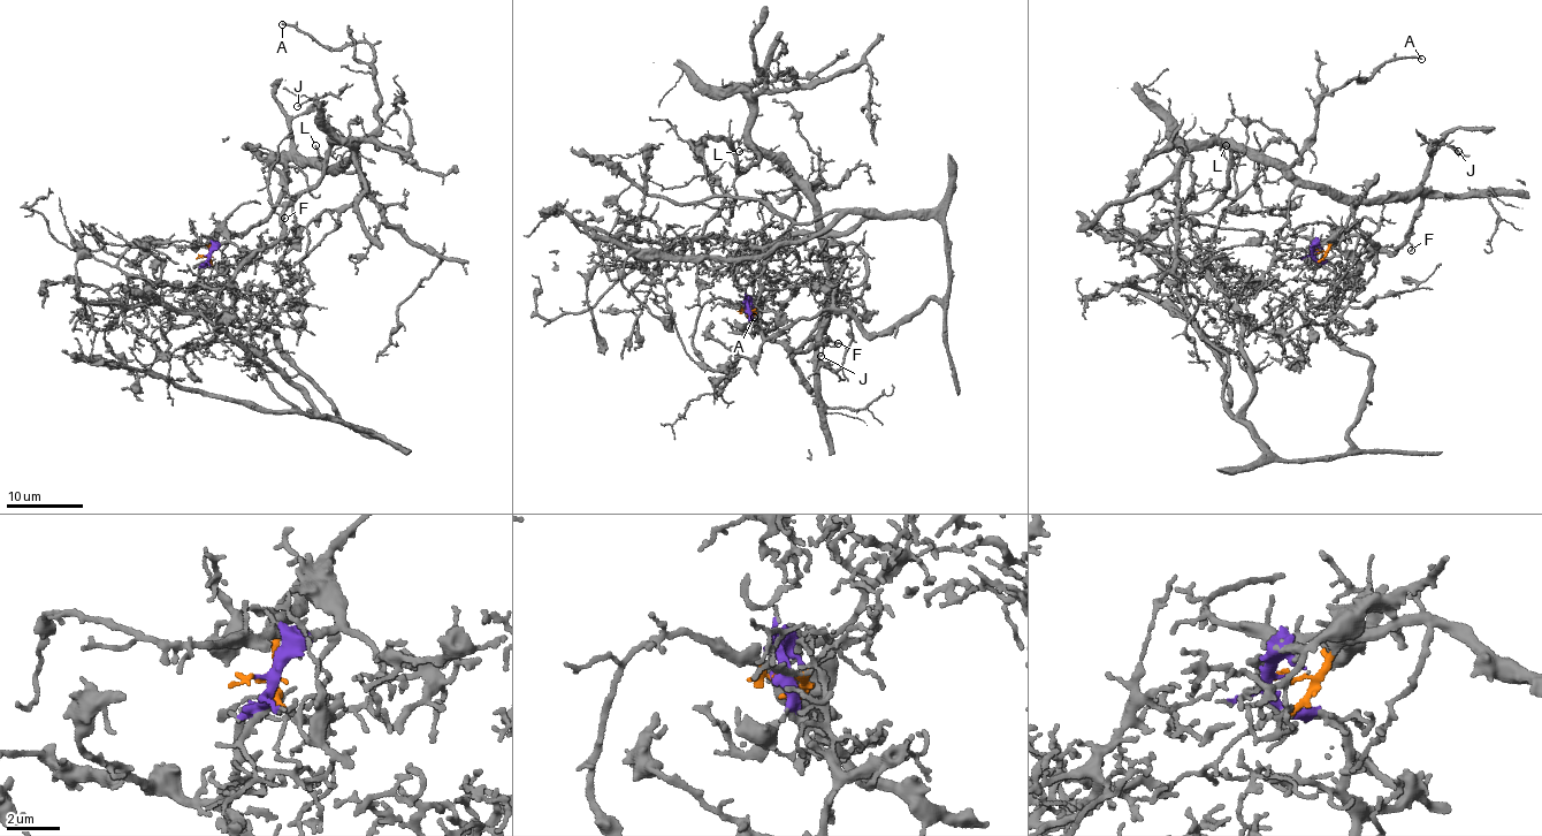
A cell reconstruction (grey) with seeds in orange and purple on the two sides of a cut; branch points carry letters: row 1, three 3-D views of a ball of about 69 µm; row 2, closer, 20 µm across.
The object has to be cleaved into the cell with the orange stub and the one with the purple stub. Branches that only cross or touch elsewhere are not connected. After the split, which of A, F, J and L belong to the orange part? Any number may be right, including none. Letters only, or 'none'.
A, F, J, L

